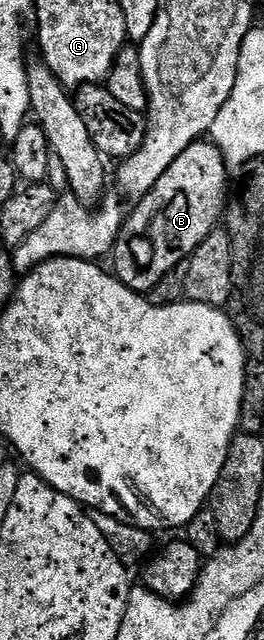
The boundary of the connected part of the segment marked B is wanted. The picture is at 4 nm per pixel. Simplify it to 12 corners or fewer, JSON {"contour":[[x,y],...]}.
{"contour":[[187,146],[136,201],[112,271],[148,294],[218,227],[230,169]]}

